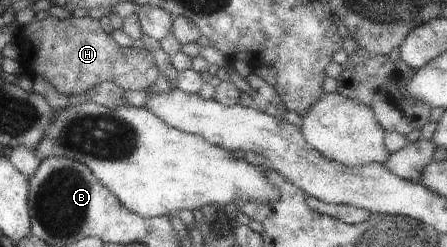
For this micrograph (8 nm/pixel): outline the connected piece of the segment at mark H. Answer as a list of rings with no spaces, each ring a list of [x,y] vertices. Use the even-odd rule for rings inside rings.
[[[70,16],[63,20],[52,20],[50,17],[41,21],[32,21],[29,25],[20,27],[18,38],[20,46],[21,65],[27,67],[23,71],[31,72],[31,75],[41,72],[61,93],[65,95],[80,94],[90,90],[93,86],[105,82],[111,82],[124,90],[149,90],[149,88],[159,79],[159,70],[148,49],[119,47],[113,41],[111,34],[107,35],[97,19],[85,16],[76,18]]]

